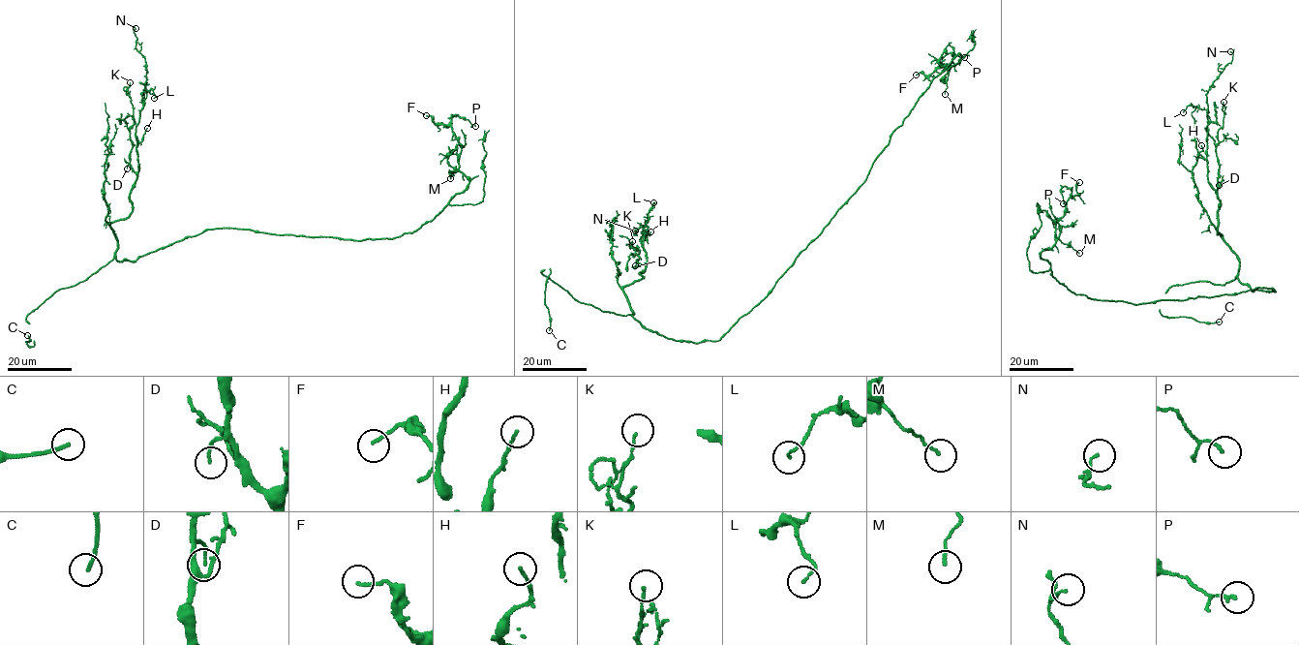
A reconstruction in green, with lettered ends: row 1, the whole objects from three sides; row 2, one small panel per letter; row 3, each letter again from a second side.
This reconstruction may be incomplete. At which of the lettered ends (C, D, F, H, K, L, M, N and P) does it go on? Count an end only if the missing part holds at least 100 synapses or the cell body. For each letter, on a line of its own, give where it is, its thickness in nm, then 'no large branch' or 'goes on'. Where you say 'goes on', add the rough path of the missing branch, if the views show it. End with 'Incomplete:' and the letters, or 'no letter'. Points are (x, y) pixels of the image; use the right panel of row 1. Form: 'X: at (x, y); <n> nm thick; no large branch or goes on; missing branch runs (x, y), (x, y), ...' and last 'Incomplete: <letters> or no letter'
C: at (1219, 322); 160 nm thick; goes on
D: at (1219, 185); 110 nm thick; no large branch
F: at (1079, 182); 120 nm thick; no large branch
H: at (1201, 145); 110 nm thick; no large branch
K: at (1223, 102); 100 nm thick; no large branch
L: at (1183, 112); 100 nm thick; no large branch
M: at (1079, 253); 120 nm thick; no large branch
N: at (1230, 51); 110 nm thick; no large branch
P: at (1063, 203); 140 nm thick; no large branch
Incomplete: C

